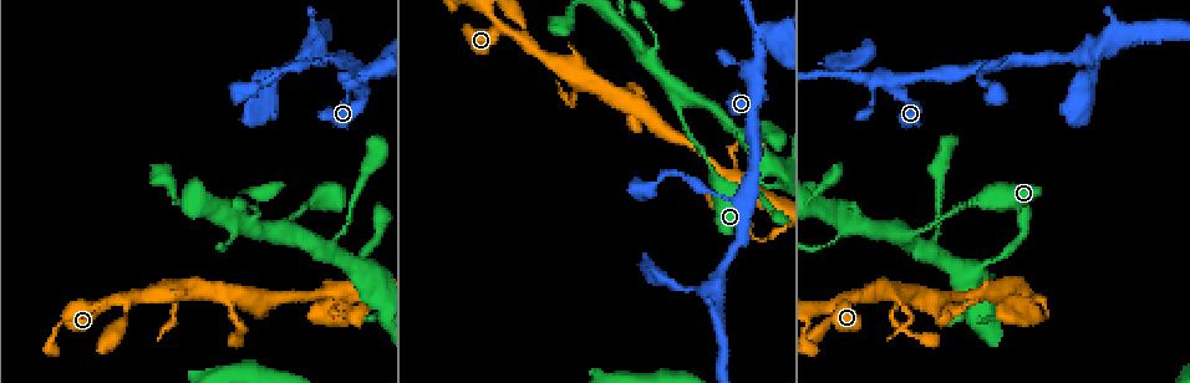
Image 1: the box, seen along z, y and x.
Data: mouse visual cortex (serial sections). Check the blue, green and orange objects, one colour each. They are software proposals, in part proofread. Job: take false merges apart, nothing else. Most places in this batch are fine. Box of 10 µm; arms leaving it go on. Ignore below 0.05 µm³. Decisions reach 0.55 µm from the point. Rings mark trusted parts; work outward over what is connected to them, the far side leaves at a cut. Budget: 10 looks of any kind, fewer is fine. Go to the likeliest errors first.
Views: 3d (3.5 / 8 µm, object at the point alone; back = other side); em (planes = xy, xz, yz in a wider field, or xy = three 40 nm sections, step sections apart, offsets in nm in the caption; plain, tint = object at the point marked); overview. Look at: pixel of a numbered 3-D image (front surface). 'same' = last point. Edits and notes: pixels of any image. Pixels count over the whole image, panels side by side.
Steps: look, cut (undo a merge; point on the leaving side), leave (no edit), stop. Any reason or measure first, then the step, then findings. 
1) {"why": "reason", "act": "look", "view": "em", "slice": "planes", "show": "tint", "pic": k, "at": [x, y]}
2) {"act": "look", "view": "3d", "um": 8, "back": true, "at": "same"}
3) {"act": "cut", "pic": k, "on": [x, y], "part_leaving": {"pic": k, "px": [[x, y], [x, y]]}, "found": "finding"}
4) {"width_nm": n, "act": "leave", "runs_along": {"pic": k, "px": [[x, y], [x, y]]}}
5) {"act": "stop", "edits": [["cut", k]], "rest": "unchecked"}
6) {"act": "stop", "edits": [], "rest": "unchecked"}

{"act": "look", "view": "3d", "um": 3.5, "pic": 1, "at": [362, 77]}

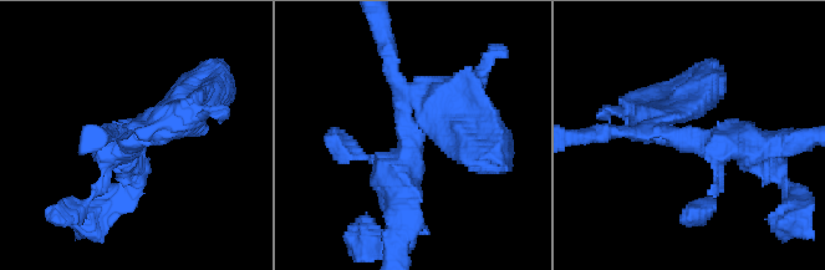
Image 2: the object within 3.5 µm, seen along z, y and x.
{"arms": 4, "arm_widths_nm": [150, 150, 450, 450], "why": "shape alone is not enough", "act": "look", "view": "em", "slice": "xy", "step": 1, "show": "tint", "pic": 2, "at": [685, 140]}

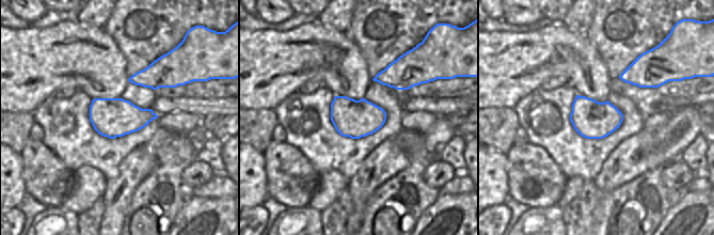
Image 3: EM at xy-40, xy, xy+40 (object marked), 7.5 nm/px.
{"width_nm": 280, "act": "leave", "runs_along": {"pic": 2, "px": [[408, 214], [408, 137], [449, 102], [477, 108]]}, "found": "one cell here"}

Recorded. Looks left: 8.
{"why": "branch point", "act": "look", "view": "3d", "um": 8, "pic": 1, "at": [118, 298]}

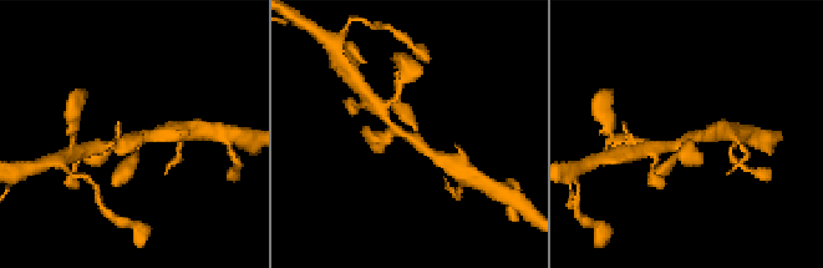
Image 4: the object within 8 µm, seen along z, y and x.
{"why": "closer look", "act": "look", "view": "3d", "um": 3.5, "at": "same"}

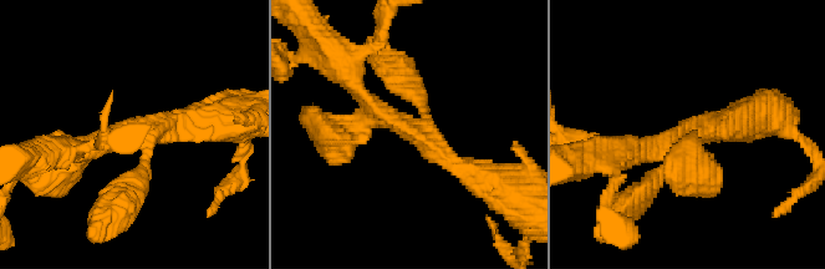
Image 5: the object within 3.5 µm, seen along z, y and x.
{"arms": 3, "arm_widths_nm": [200, 250, 250], "why": "shape alone is not enough", "act": "look", "view": "em", "slice": "xy", "step": 2, "show": "tint", "pic": 5, "at": [682, 132]}

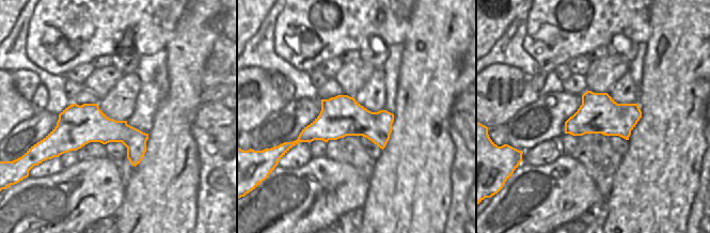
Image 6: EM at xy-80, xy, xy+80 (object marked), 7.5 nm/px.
{"act": "leave", "runs_along": {"pic": 5, "px": [[66, 163], [139, 130], [200, 121]]}, "found": "one cell here"}

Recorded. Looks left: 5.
{"why": "a fork", "act": "look", "view": "3d", "um": 3.5, "pic": 1, "at": [246, 223]}

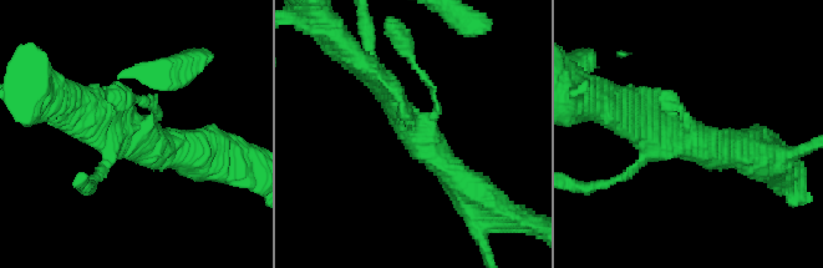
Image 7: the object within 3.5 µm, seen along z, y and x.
{"act": "look", "view": "em", "slice": "xy", "step": 2, "show": "tint", "pic": 7, "at": [688, 137]}

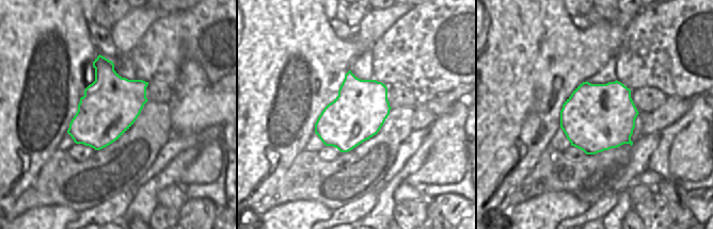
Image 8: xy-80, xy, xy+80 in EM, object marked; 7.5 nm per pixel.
{"act": "look", "view": "em", "slice": "xy", "step": 1, "show": "tint", "at": "same"}

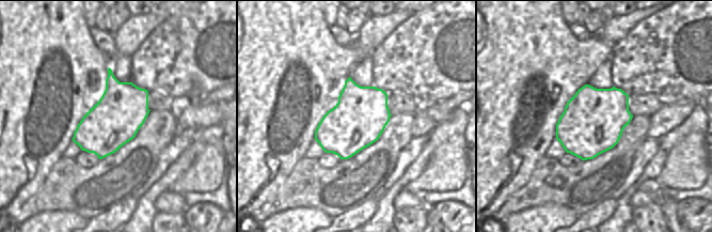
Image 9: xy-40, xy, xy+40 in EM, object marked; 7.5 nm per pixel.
{"act": "leave", "runs_along": {"pic": 7, "px": [[471, 190], [421, 142], [367, 69]]}, "found": "one cell here"}

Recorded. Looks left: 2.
{"why": "sharp bend", "act": "look", "view": "3d", "um": 8, "pic": 1, "at": [895, 323]}

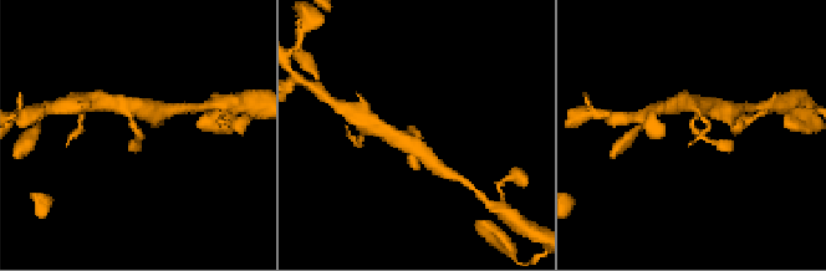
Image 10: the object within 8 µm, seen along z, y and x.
{"arm_widths_nm": [200, 400], "act": "look", "view": "em", "slice": "xy", "step": 3, "show": "tint", "at": "same"}

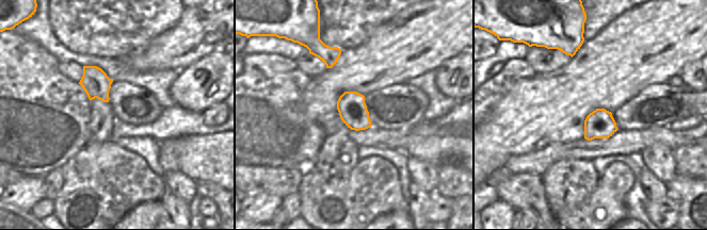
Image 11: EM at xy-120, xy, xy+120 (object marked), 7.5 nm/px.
{"act": "leave", "runs_along": {"pic": 10, "px": [[703, 105], [694, 129], [724, 144]]}, "found": "continuous, no second cell"}

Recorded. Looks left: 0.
{"act": "stop", "edits": [], "rest": "unchecked"}

